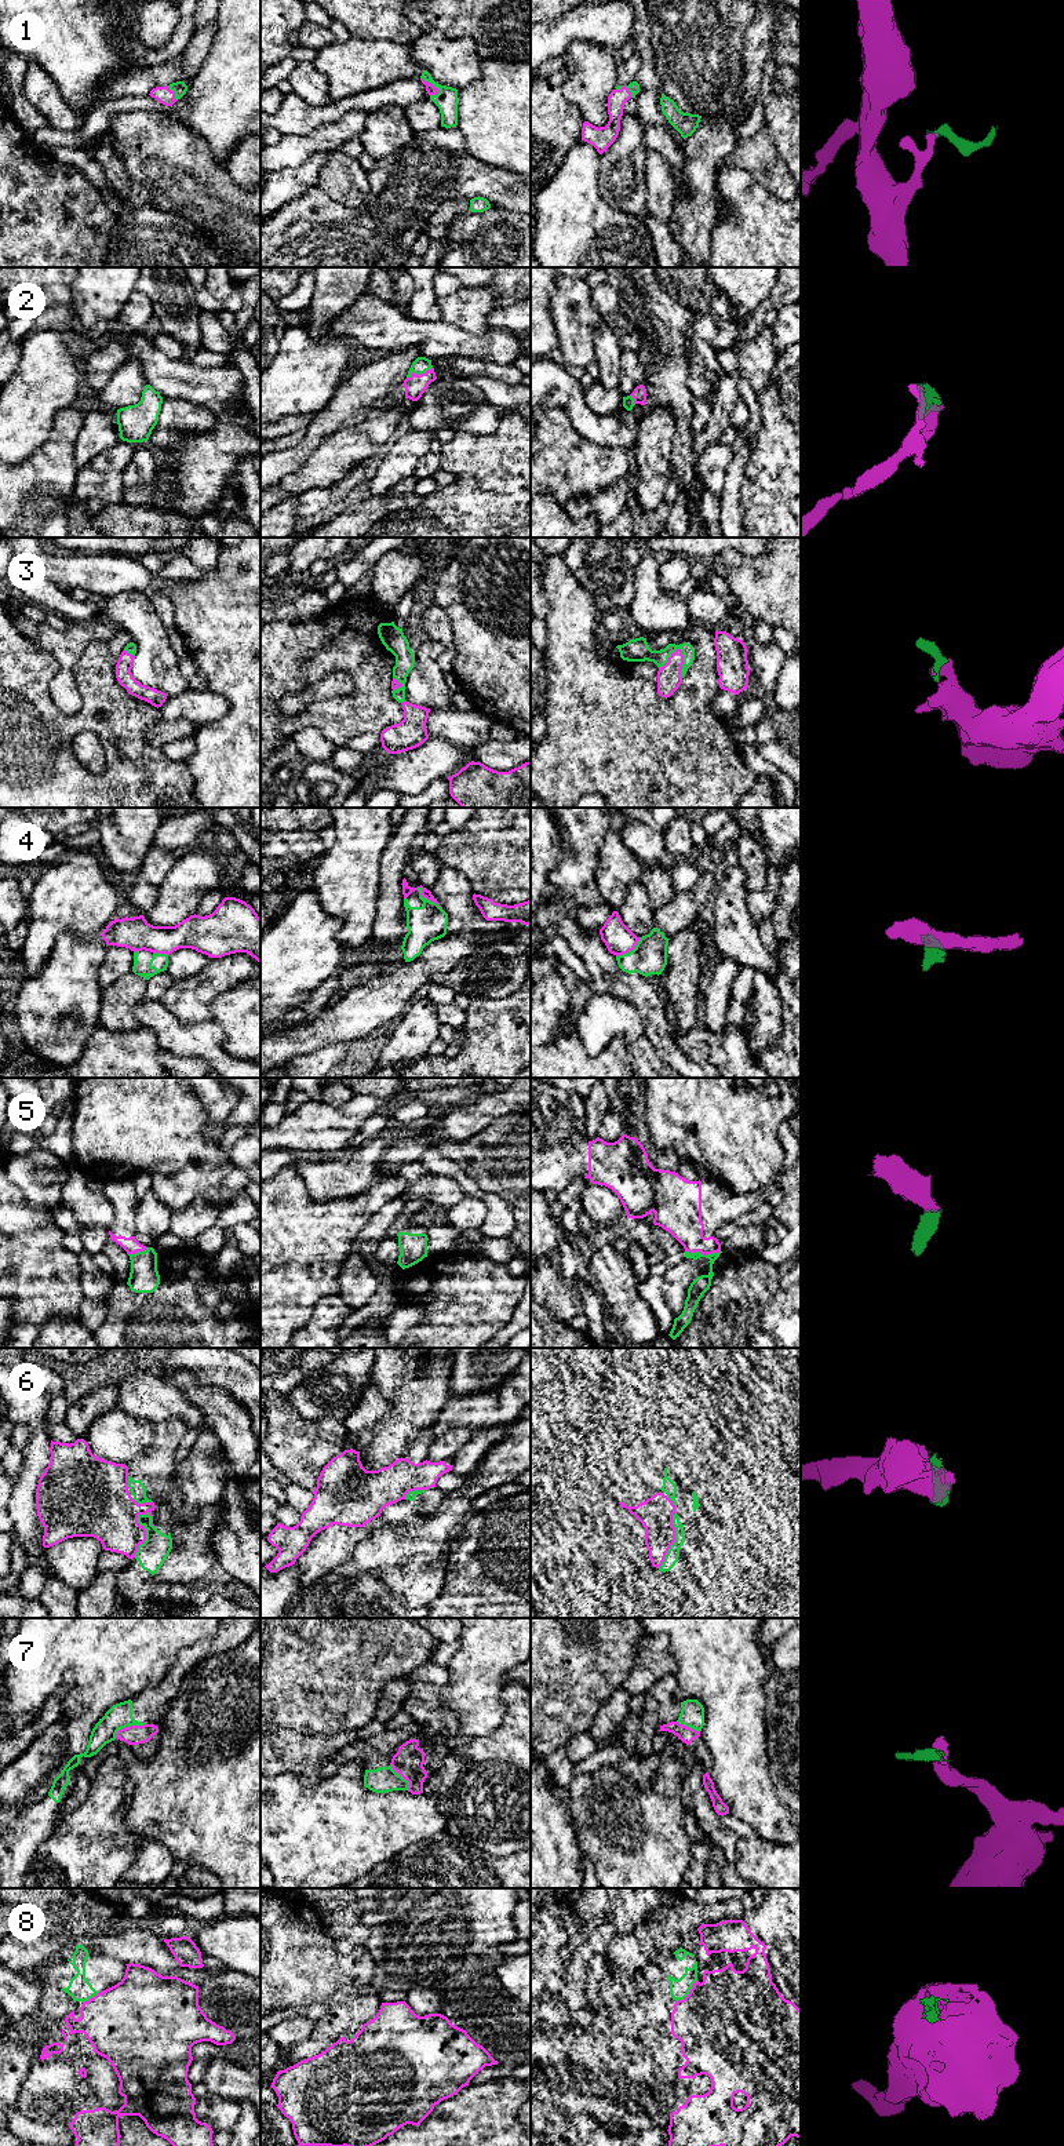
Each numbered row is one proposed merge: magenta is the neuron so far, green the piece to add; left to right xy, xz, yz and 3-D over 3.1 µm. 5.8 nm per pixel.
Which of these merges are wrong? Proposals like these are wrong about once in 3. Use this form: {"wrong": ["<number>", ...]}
{"wrong": ["4", "6", "7", "8"]}

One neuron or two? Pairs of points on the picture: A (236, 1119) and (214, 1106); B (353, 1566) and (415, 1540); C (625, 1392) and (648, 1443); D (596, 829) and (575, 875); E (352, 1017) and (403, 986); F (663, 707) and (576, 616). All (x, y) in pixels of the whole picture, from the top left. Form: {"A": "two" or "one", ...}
{"A": "two", "B": "one", "C": "two", "D": "one", "E": "one", "F": "one"}

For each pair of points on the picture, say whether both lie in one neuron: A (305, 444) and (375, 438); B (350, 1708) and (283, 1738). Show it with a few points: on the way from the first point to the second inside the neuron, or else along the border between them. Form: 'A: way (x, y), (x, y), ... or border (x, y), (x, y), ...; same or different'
A: border (348, 425), (330, 434), (299, 467); different
B: border (274, 1730), (292, 1730), (305, 1734), (328, 1733); different

